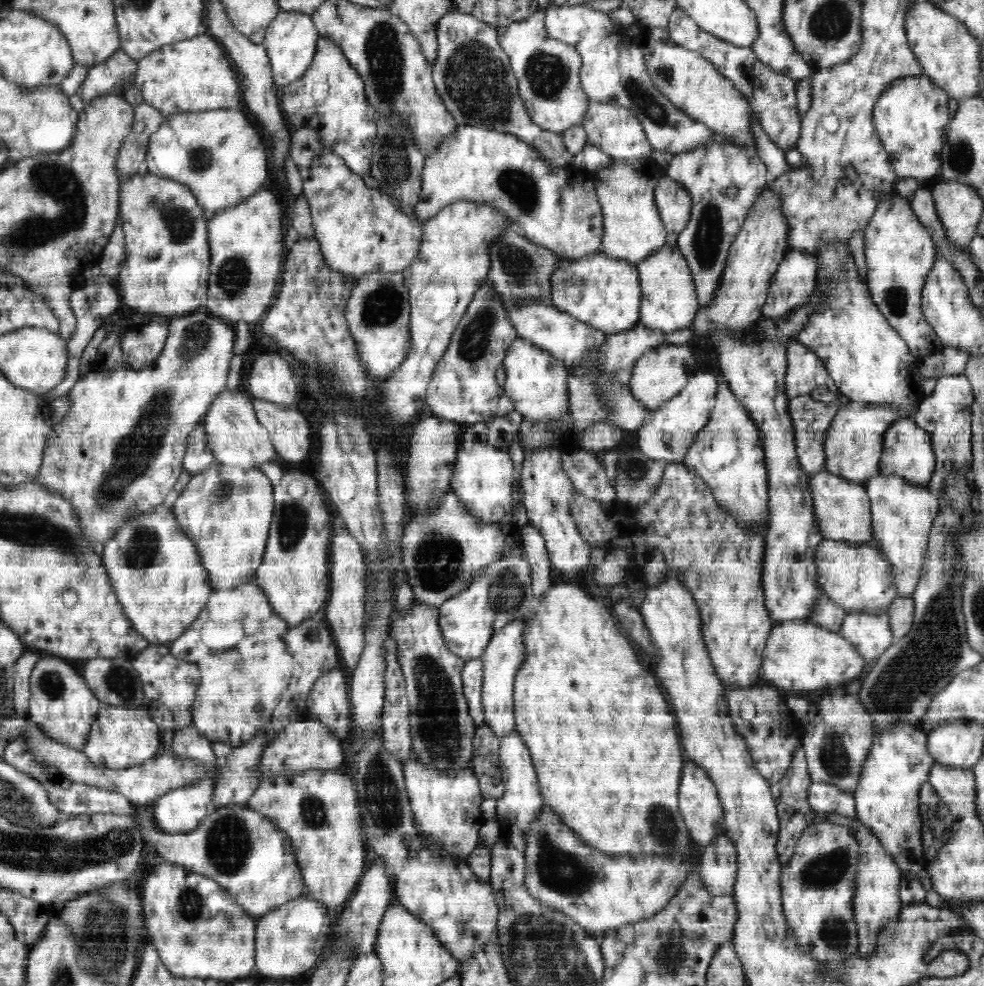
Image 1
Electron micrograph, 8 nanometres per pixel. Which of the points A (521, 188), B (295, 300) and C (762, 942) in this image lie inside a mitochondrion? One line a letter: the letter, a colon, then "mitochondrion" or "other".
A: mitochondrion
B: other
C: other

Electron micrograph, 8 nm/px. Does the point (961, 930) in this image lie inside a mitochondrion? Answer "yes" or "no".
no

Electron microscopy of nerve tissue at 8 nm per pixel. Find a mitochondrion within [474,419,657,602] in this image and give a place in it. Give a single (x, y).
(635, 471)

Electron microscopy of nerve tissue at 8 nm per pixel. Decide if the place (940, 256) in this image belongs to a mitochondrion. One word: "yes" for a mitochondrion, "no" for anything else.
no

